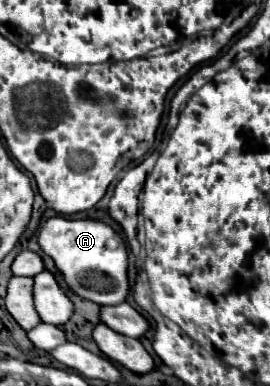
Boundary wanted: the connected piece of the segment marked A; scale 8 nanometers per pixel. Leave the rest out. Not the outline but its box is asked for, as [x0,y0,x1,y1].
[38,217,128,305]

